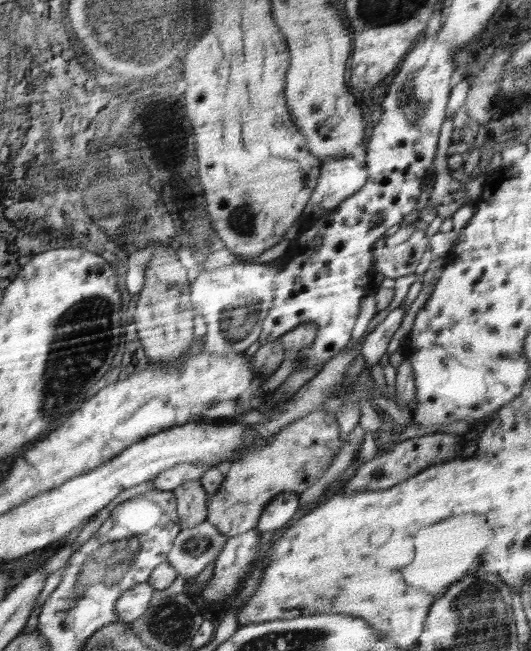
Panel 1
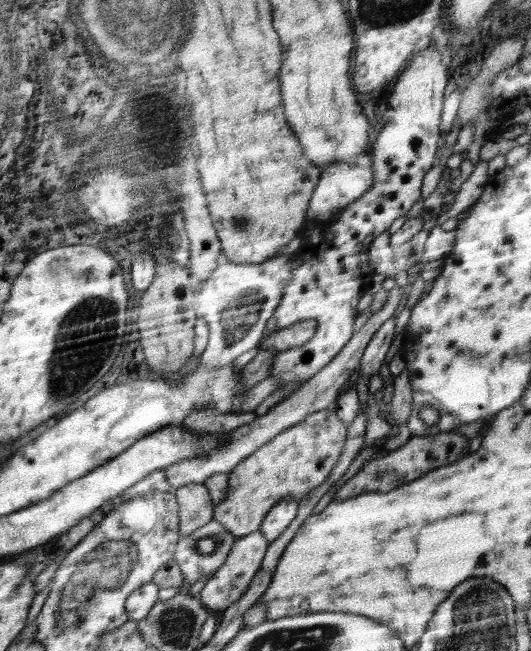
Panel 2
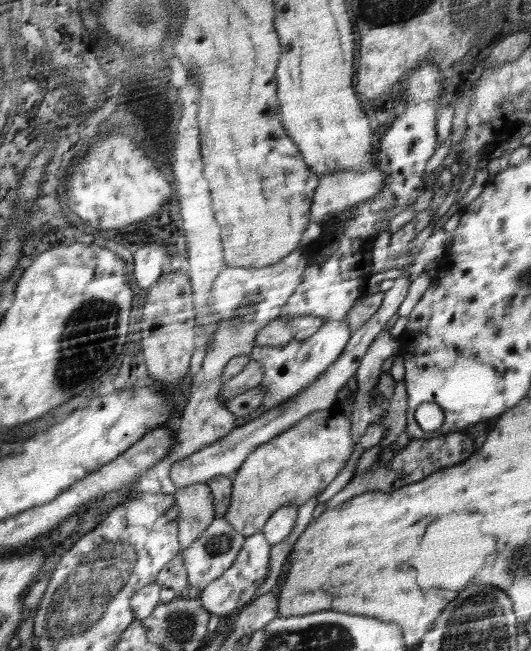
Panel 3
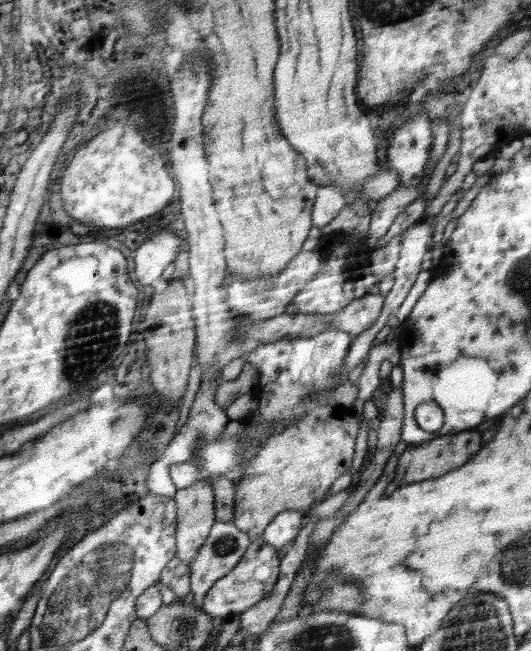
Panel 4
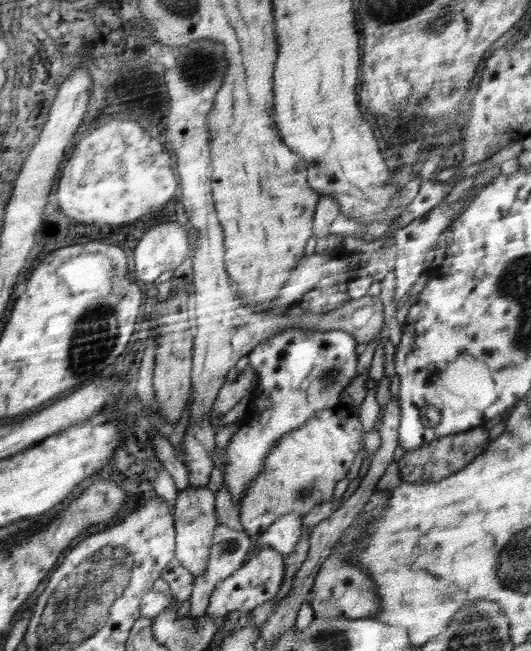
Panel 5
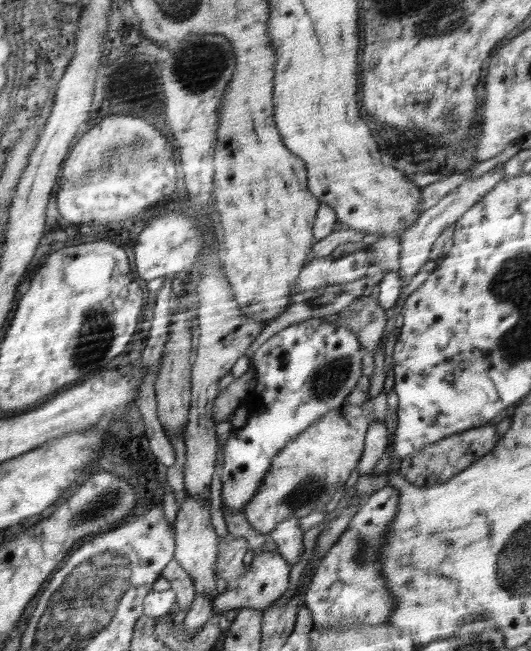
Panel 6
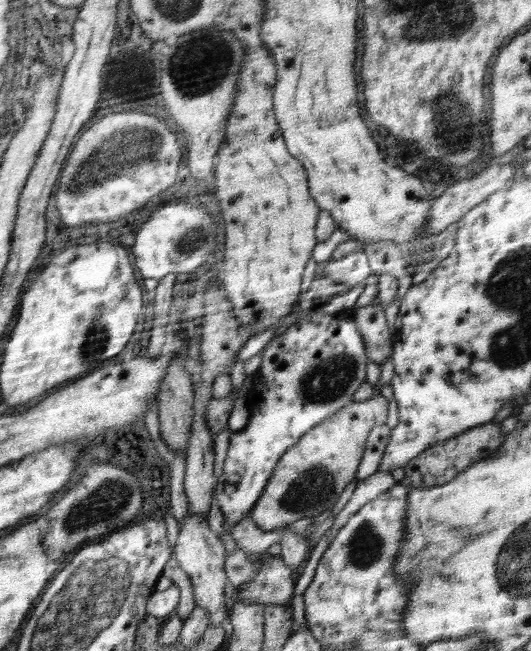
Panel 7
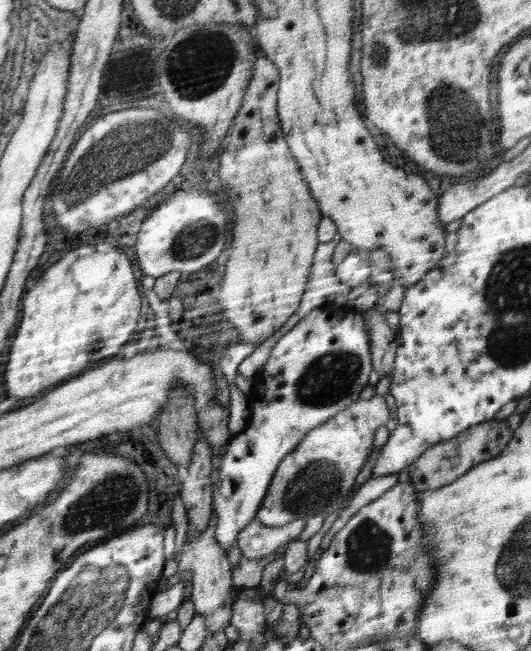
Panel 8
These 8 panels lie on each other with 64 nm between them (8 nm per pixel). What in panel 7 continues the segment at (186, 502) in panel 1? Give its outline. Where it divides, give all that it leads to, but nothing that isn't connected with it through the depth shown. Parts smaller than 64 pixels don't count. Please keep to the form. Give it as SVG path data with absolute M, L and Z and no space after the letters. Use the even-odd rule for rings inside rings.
M190 510L186 513L178 532L176 546L173 548L174 557L191 580L196 605L202 606L208 612L211 626L219 626L220 622L228 616L228 606L224 596L226 582L230 582L230 578L226 578L227 556L224 552L224 544L216 538L214 532L208 530L208 524L200 520L200 517L202 517L200 514L192 514Z

